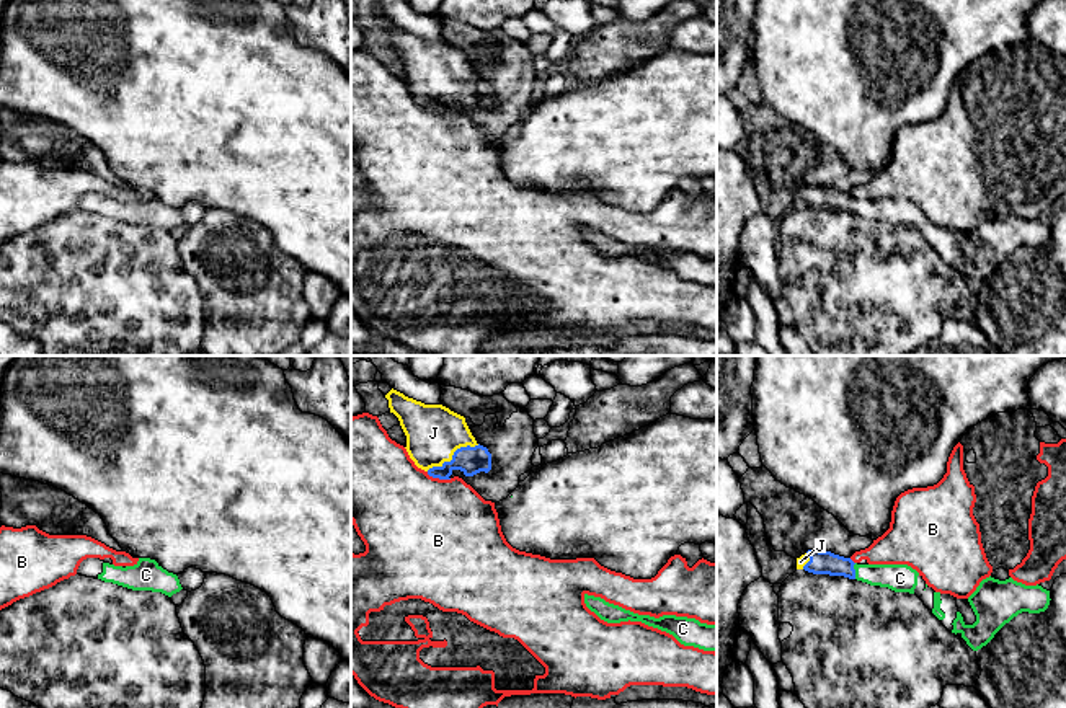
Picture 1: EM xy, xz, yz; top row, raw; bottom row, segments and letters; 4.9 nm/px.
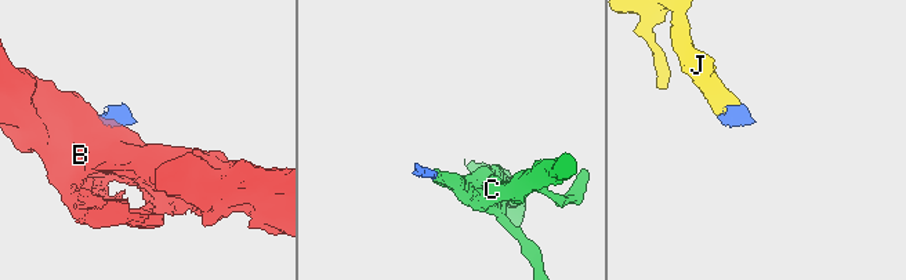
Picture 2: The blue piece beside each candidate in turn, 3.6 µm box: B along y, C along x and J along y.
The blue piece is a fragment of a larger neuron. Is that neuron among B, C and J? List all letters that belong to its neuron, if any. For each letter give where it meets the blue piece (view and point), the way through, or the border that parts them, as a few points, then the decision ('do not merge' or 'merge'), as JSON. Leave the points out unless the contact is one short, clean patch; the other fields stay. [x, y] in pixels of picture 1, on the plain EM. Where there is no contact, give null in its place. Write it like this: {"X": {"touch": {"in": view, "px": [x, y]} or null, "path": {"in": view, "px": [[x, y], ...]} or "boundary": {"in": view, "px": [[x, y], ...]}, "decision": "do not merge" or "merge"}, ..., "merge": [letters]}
{"B": {"touch": {"in": "xz", "px": [439, 113]}, "boundary": {"in": "xz", "px": [[426, 106], [436, 113], [451, 113]]}, "decision": "do not merge"}, "C": {"touch": {"in": "yz", "px": [854, 206]}, "path": {"in": "yz", "px": [[820, 196], [846, 201], [854, 206], [900, 212]]}, "decision": "merge"}, "J": {"touch": {"in": "xz", "px": [453, 90]}, "path": {"in": "xz", "px": [[470, 95], [466, 90], [453, 90], [433, 67]]}, "decision": "merge"}, "merge": ["C", "J"]}

